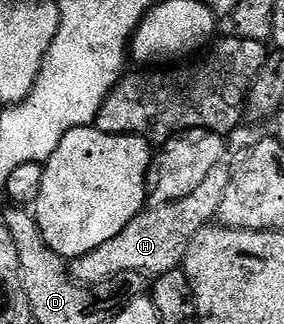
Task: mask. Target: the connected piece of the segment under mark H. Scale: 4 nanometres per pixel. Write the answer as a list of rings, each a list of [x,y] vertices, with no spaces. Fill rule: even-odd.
[[[224,162],[213,166],[205,177],[205,182],[180,200],[159,202],[156,208],[144,207],[138,216],[117,234],[117,238],[109,238],[105,246],[97,246],[97,250],[89,250],[89,254],[81,254],[70,261],[69,271],[76,284],[94,286],[103,284],[109,278],[126,272],[141,272],[154,278],[169,270],[180,267],[185,258],[185,250],[189,250],[189,242],[197,238],[201,229],[208,227],[218,217],[221,198],[225,198],[225,190],[231,181],[232,165]]]

